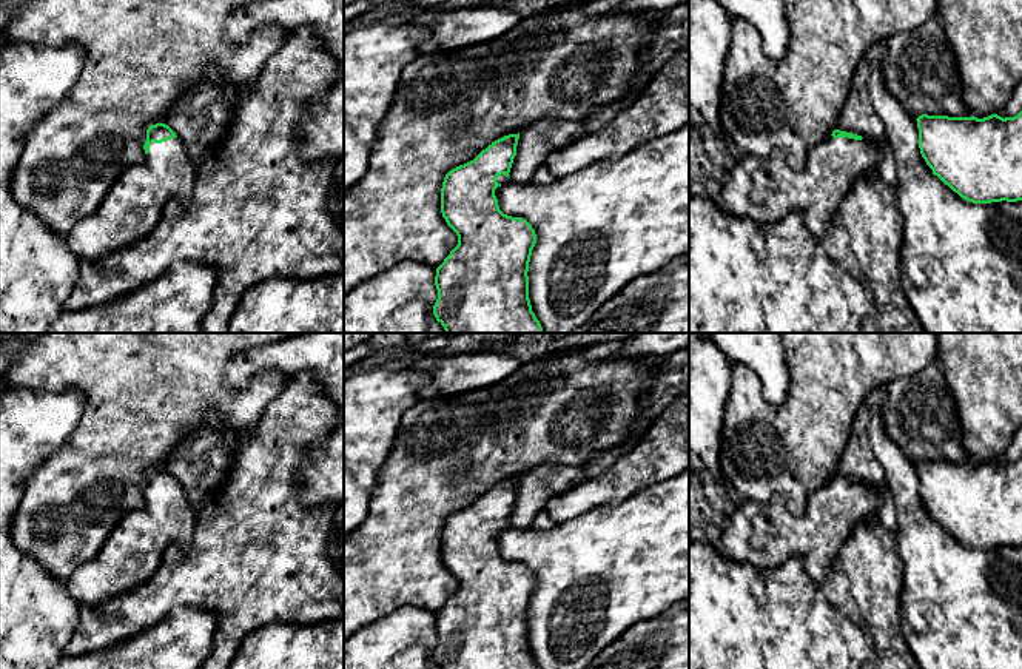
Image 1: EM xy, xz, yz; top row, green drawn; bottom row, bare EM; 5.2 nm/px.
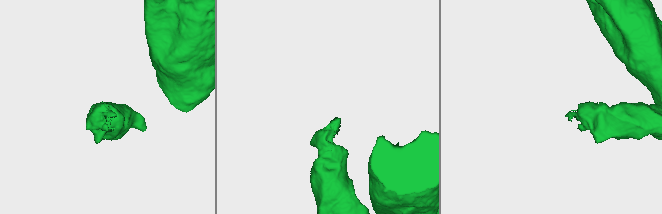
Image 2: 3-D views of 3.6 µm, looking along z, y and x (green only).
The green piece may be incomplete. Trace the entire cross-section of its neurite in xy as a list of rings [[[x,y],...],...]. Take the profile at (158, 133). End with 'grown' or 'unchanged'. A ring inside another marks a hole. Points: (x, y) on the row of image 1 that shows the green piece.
[[[165,123],[148,126],[143,150],[145,160],[128,166],[109,188],[97,210],[76,224],[65,236],[66,247],[77,259],[99,259],[131,247],[156,228],[165,205],[171,199],[179,203],[191,200],[197,180],[197,166],[176,133]]]; grown

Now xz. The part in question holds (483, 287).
[[[519,133],[492,142],[473,160],[450,170],[441,188],[441,213],[456,233],[458,245],[436,268],[438,299],[433,305],[436,321],[445,333],[544,333],[532,311],[529,299],[529,262],[536,244],[532,225],[523,217],[512,217],[499,210],[495,190],[512,182],[509,173],[516,156]]]; grown

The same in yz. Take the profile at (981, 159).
[[[1022,111],[1005,119],[922,114],[916,120],[922,157],[962,199],[1022,200]]]; unchanged

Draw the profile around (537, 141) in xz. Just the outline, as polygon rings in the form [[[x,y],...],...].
[[[634,94],[614,103],[610,109],[598,108],[581,122],[536,120],[519,133],[516,156],[509,177],[516,183],[529,183],[544,159],[558,146],[580,140],[606,125],[614,114],[634,99]]]

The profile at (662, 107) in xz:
[[[689,45],[654,71],[634,99],[597,131],[555,148],[544,165],[558,177],[597,160],[615,160],[637,148],[689,125]]]

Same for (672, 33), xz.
[[[689,0],[661,14],[652,42],[641,52],[644,72],[635,80],[635,91],[643,86],[654,71],[686,45],[689,45]]]

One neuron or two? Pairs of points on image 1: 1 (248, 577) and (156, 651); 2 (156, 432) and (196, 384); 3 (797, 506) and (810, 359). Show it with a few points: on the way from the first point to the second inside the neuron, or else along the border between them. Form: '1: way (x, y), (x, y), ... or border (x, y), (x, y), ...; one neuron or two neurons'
1: border (171, 611), (210, 609), (215, 614), (213, 646); two neurons
2: way (161, 420), (184, 396); one neuron
3: way (797, 469), (797, 446), (810, 430), (810, 396); one neuron

